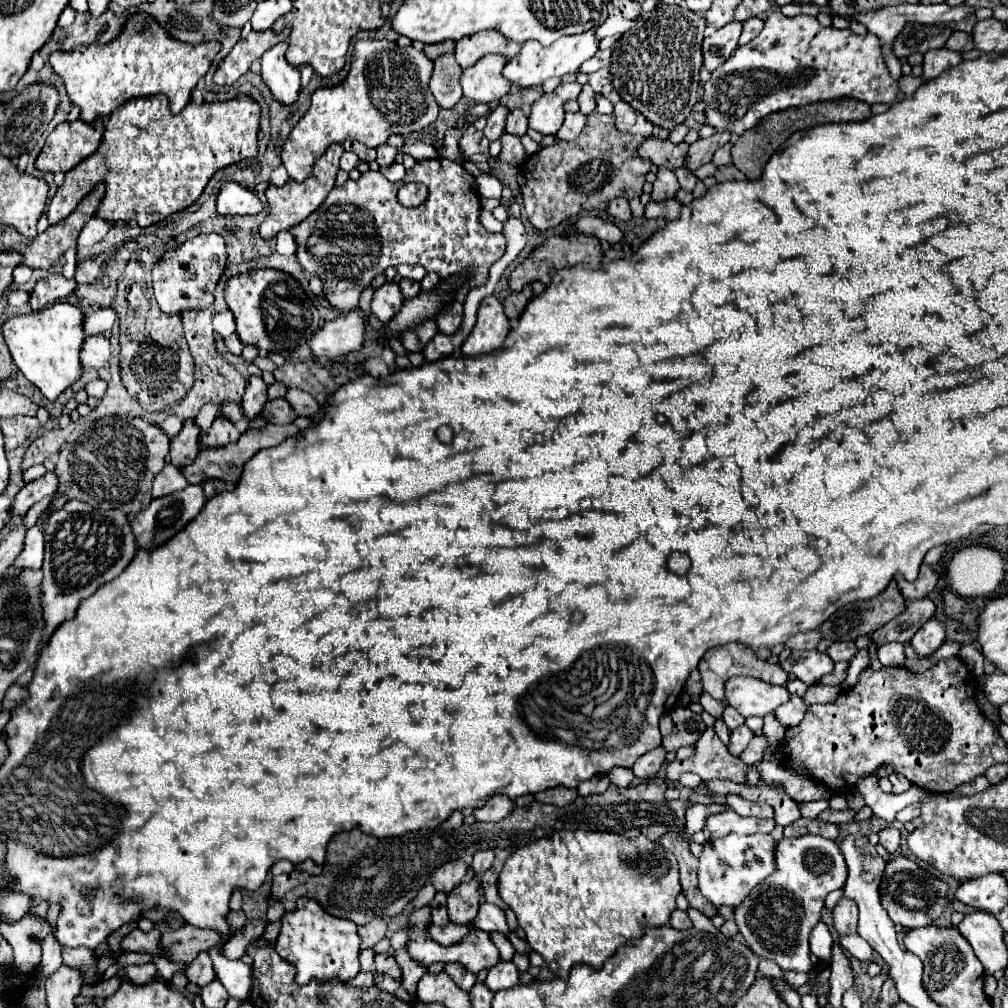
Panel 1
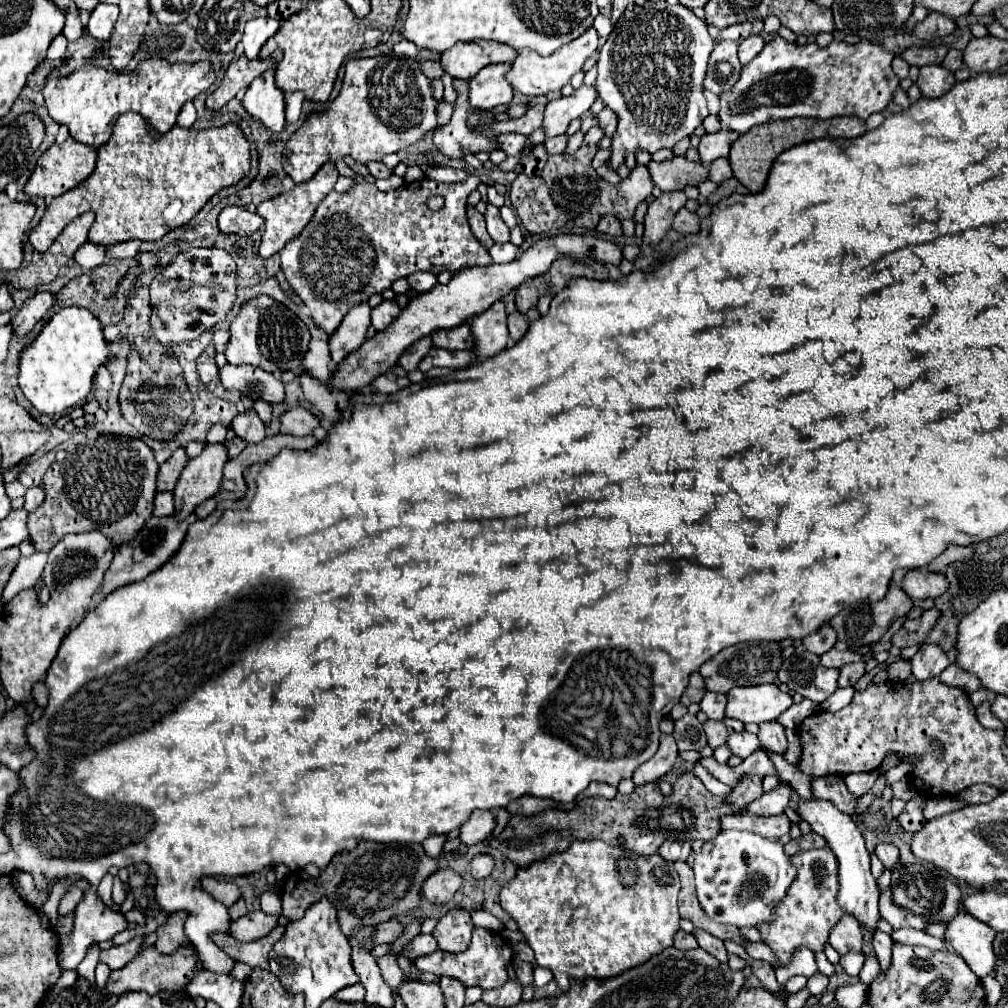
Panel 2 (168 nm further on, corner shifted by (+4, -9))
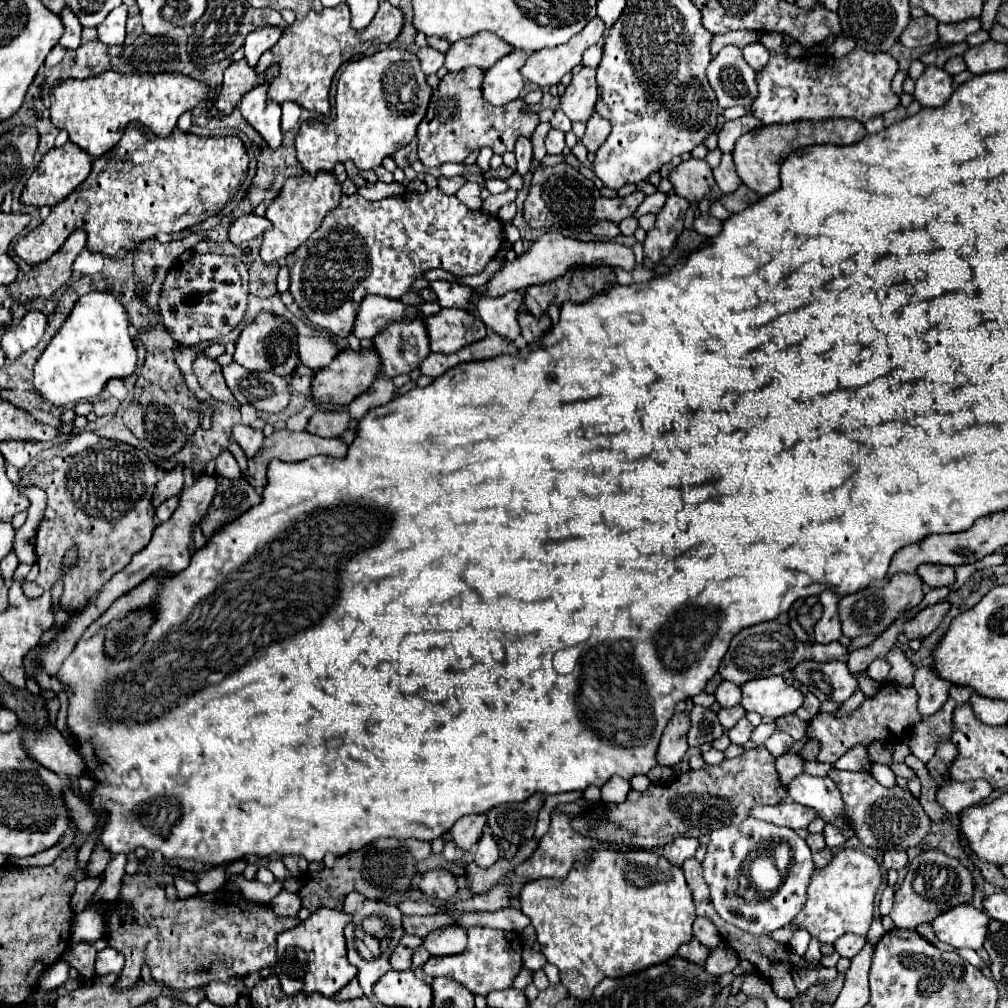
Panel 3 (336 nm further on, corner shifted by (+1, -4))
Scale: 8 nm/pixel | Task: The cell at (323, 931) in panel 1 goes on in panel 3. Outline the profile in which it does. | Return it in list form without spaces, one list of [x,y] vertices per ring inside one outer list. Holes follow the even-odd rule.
[[[319,908],[297,928],[277,936],[277,966],[273,970],[279,974],[281,988],[287,996],[295,996],[299,992],[321,992],[325,996],[333,996],[357,976],[357,968],[349,964],[345,950],[343,928],[349,924],[349,920],[351,916],[343,910]]]

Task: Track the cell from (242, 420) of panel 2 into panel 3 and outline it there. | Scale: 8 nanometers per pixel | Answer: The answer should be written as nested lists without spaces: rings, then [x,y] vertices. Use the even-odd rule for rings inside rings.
[[[245,424],[235,426],[233,438],[235,438],[237,444],[243,448],[243,452],[245,452],[247,458],[253,458],[253,456],[259,452],[261,444],[263,444],[263,432],[261,432],[261,430],[255,430],[255,428],[249,428],[249,426],[245,426]]]

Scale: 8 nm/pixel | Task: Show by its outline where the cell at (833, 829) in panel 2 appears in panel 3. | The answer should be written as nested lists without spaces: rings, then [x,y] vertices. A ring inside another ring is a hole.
[[[799,774],[787,784],[787,796],[803,806],[811,806],[827,824],[835,824],[841,830],[849,830],[849,822],[843,816],[843,800],[837,784],[827,776]]]

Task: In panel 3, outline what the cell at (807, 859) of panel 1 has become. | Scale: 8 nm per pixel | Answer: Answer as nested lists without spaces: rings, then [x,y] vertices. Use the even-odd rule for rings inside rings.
[[[841,848],[825,870],[815,870],[811,884],[807,888],[807,896],[809,896],[807,906],[801,910],[801,914],[797,914],[793,924],[809,930],[811,936],[821,940],[821,944],[825,942],[833,944],[839,936],[847,932],[865,938],[871,926],[875,894],[879,886],[881,886],[879,862],[873,856],[865,854],[863,850]]]

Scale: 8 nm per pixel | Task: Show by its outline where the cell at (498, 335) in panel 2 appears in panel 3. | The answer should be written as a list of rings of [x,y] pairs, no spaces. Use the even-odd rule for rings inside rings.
[[[507,292],[501,296],[481,294],[477,300],[477,312],[489,330],[515,340],[521,334],[521,328],[517,322],[521,304],[523,304],[521,292]]]

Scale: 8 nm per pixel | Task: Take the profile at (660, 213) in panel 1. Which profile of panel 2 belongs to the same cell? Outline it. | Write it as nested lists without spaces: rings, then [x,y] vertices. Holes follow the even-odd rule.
[[[680,209],[678,213],[676,213],[676,217],[674,217],[674,221],[672,221],[672,229],[676,229],[676,231],[680,231],[680,233],[696,233],[698,231],[698,223],[700,223],[700,219],[698,219],[698,215],[696,213],[690,213],[688,209]]]

